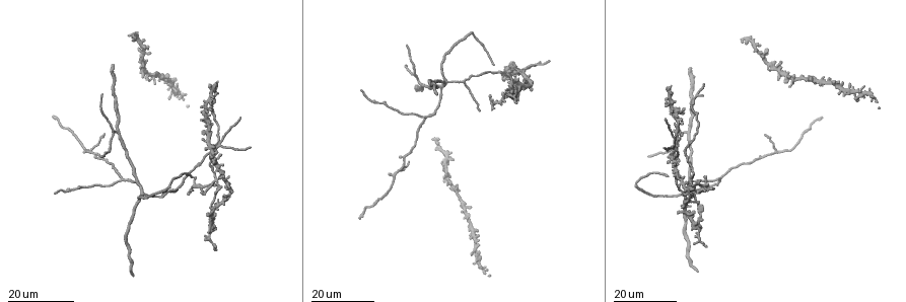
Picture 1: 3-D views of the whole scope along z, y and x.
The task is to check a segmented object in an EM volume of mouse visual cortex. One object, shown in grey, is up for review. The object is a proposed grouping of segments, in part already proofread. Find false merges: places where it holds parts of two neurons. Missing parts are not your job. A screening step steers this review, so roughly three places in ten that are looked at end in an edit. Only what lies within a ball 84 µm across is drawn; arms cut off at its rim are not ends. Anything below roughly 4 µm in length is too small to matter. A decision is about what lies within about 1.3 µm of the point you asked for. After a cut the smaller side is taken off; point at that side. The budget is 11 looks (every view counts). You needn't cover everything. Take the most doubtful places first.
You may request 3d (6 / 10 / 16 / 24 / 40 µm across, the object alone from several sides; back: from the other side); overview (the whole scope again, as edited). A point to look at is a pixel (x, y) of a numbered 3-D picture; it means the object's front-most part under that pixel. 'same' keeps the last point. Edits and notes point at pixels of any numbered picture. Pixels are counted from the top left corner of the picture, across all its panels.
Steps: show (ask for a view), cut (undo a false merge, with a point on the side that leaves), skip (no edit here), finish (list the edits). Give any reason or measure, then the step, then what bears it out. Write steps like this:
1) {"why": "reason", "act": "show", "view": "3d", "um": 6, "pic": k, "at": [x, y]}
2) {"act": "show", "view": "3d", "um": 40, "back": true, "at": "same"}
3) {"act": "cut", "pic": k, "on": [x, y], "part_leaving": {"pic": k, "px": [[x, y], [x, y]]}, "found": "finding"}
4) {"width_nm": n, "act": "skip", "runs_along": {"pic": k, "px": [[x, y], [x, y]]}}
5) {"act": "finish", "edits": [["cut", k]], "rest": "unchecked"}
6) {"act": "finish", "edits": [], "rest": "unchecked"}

{"why": "three-way junction", "act": "show", "view": "3d", "um": 16, "pic": 1, "at": [775, 149]}

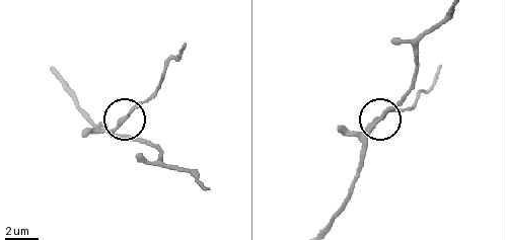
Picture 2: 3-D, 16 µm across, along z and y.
{"act": "show", "view": "3d", "um": 6, "pic": 2, "at": [117, 126]}

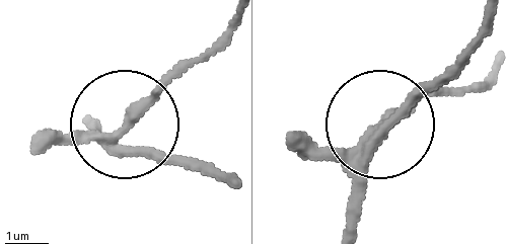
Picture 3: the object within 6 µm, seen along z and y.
{"arms": 3, "act": "cut", "pic": 3, "on": [136, 114], "part_leaving": {"pic": 3, "px": [[88, 139], [128, 128], [233, 19]]}, "found": "two neurons meet here"}

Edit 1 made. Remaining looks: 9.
{"act": "show", "view": "overview"}

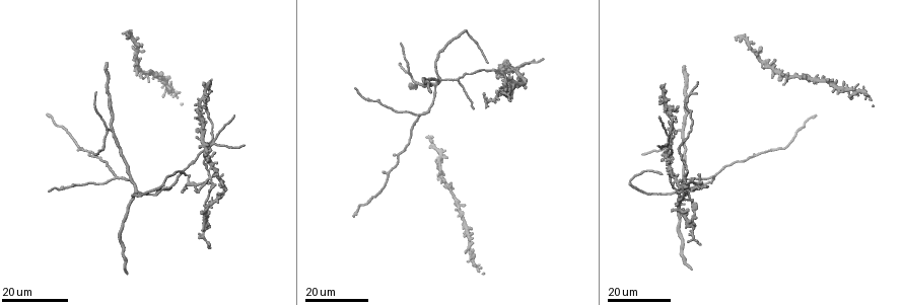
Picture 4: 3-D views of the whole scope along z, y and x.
{"why": "arms part here", "act": "show", "view": "3d", "um": 16, "pic": 4, "at": [211, 141]}

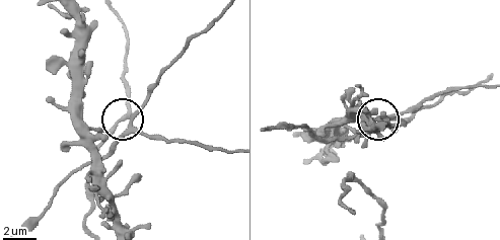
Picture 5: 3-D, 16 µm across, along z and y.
{"act": "show", "view": "3d", "um": 6, "pic": 5, "at": [132, 125]}

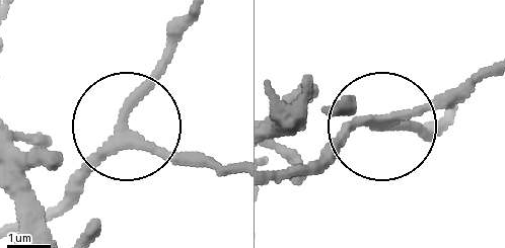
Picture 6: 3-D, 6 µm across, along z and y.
{"arms": 3, "act": "skip", "found": "all the same neuron"}

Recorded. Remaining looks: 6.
{"act": "show", "view": "3d", "um": 24, "pic": 4, "at": [692, 221]}

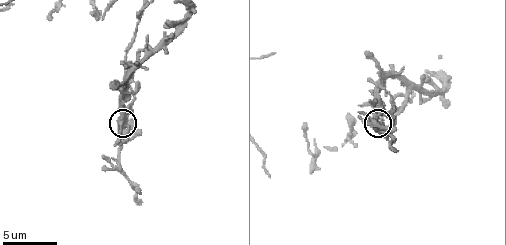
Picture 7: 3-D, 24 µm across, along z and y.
{"act": "show", "view": "3d", "um": 10, "at": "same"}

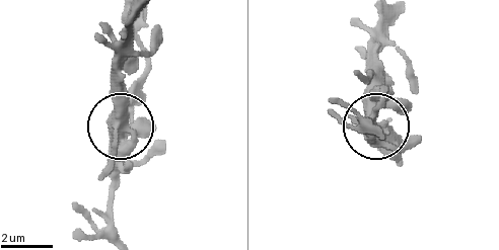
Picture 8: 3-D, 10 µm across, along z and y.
{"act": "cut", "pic": 8, "on": [145, 78], "found": "two neurons meet here"}

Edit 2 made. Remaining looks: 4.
{"why": "three-way junction", "act": "show", "view": "3d", "um": 16, "pic": 4, "at": [114, 178]}

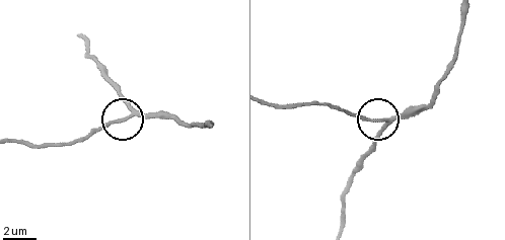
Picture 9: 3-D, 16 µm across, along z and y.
{"act": "show", "view": "3d", "um": 6, "pic": 9, "at": [129, 111]}

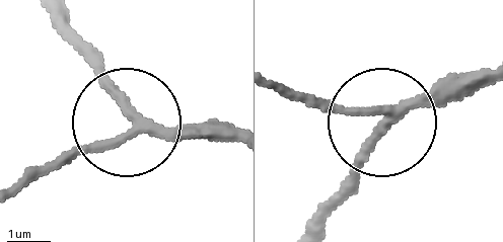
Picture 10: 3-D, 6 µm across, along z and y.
{"width_nm": 220, "act": "skip", "found": "continuous, no second neuron"}

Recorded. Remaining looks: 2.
{"why": "three arms meet", "act": "show", "view": "3d", "um": 16, "pic": 4, "at": [156, 195]}

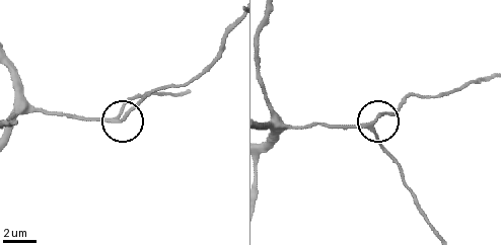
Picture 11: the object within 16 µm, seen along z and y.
{"act": "show", "view": "3d", "um": 10, "pic": 11, "at": [372, 130]}

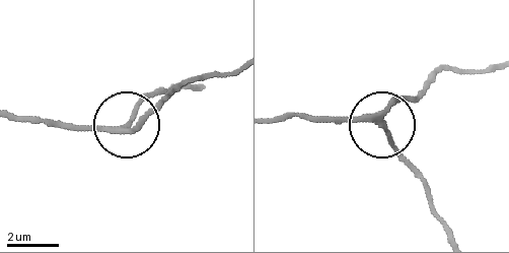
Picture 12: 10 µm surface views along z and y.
{"arms": 3, "act": "skip", "runs_along": {"pic": 12, "px": [[17, 116], [122, 125], [159, 87]]}, "found": "one neuron here"}

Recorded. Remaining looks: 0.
{"act": "finish", "edits": [["cut", 3], ["cut", 8]], "rest": "unchecked"}

